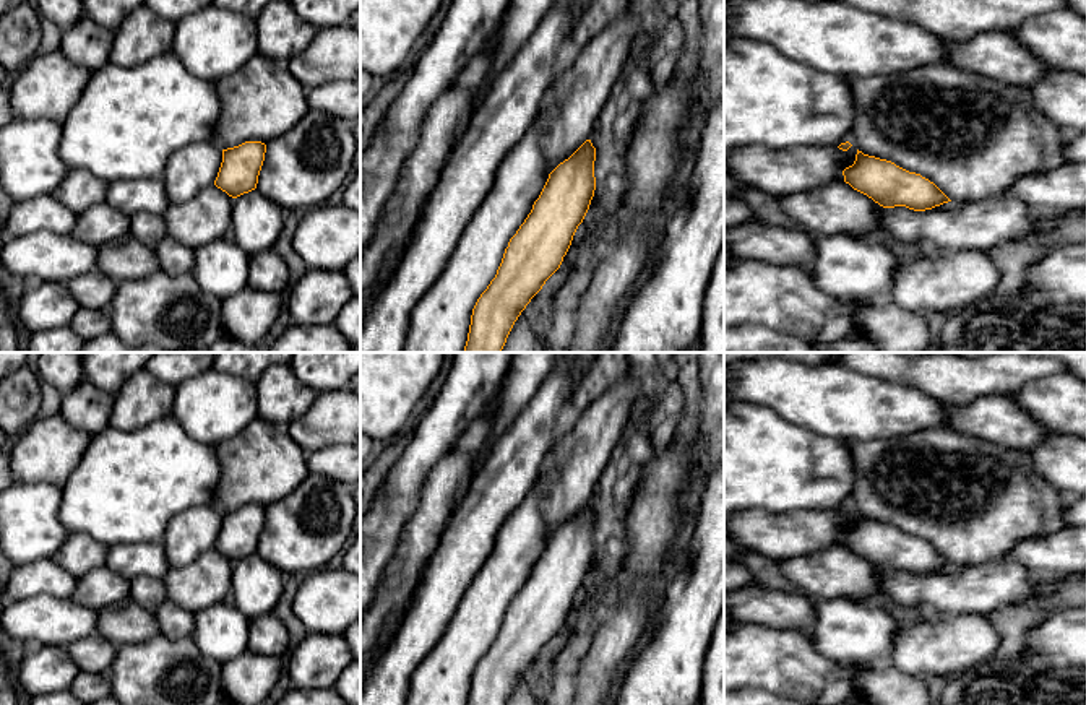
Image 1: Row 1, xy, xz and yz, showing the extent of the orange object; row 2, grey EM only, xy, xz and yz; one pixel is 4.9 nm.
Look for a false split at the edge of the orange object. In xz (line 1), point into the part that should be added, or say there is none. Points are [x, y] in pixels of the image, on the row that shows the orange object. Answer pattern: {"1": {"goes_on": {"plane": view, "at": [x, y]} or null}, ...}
{"1": {"goes_on": null}}

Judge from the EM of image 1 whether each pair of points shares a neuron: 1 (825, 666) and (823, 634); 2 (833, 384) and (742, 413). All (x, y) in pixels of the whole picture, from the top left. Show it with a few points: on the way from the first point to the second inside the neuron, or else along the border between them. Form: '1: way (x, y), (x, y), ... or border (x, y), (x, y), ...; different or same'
1: border (807, 632), (812, 644), (823, 655), (853, 665); different
2: border (741, 400), (770, 406), (797, 424); different

